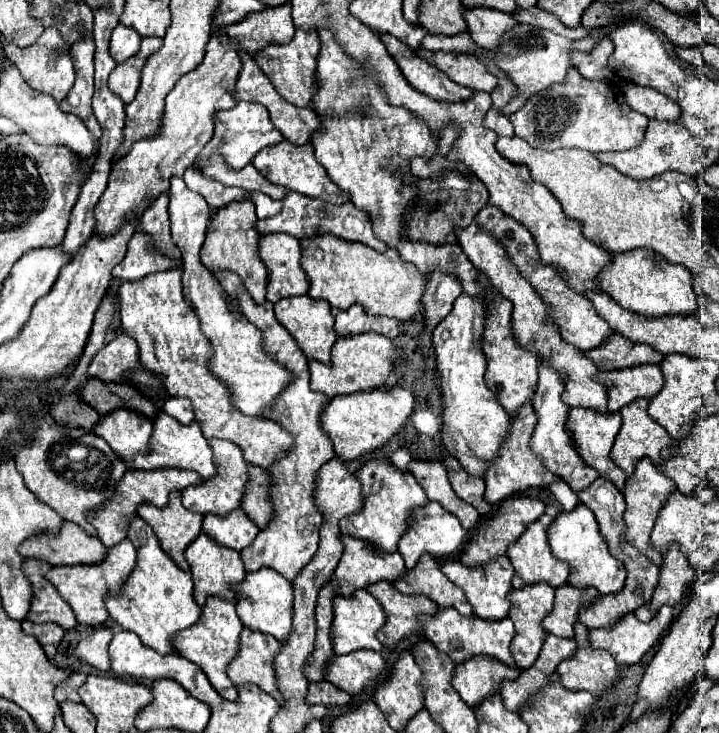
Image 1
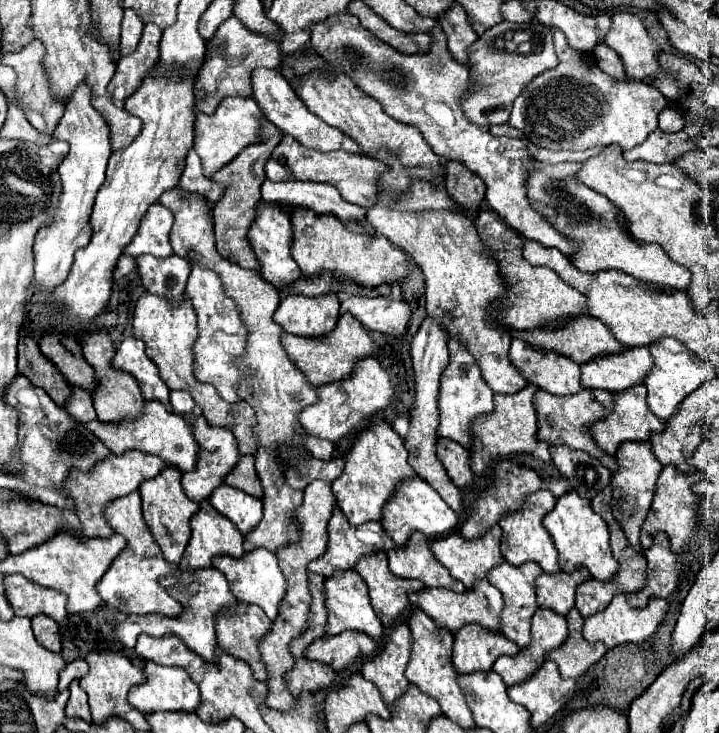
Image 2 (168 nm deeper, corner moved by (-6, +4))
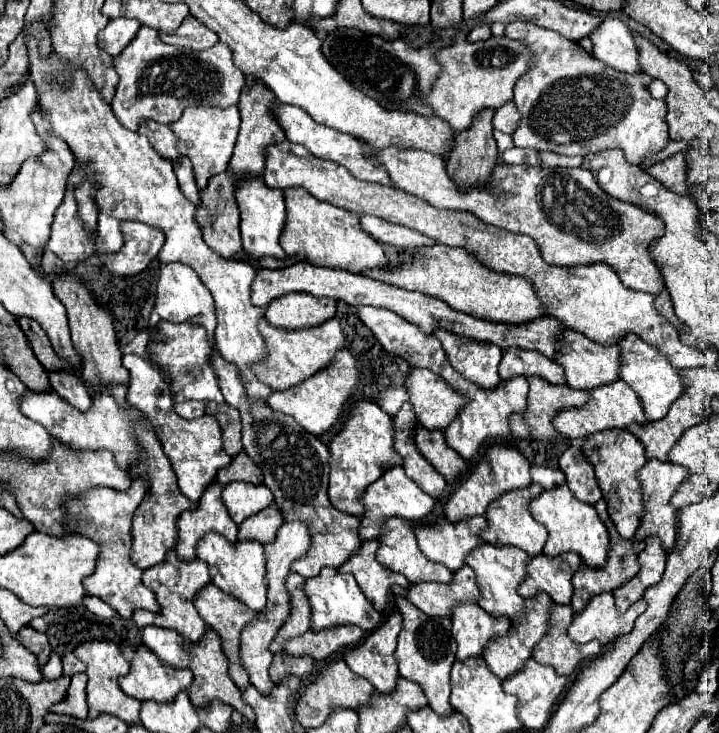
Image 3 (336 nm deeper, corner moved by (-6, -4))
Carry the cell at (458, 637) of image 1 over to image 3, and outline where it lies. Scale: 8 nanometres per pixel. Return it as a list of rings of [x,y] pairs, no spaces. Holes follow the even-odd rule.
[[[464,565],[454,573],[452,583],[414,583],[404,589],[406,599],[420,611],[432,617],[450,617],[452,607],[462,601],[478,601],[478,587],[474,581],[474,571]]]

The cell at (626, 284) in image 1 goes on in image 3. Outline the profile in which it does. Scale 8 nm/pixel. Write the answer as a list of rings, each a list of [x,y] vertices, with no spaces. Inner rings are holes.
[[[388,147],[376,153],[376,159],[390,173],[394,187],[428,201],[432,207],[470,211],[488,225],[524,233],[536,241],[542,259],[550,265],[572,267],[578,263],[608,263],[630,289],[652,295],[664,289],[662,275],[650,257],[650,247],[660,239],[660,233],[664,233],[664,223],[640,207],[610,197],[598,187],[596,177],[588,169],[544,169],[498,163],[488,185],[460,191],[460,187],[450,181],[446,161],[440,155]]]

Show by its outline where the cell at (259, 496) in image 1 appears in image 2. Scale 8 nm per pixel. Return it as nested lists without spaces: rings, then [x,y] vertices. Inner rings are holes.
[[[240,457],[238,467],[232,469],[232,473],[226,477],[224,483],[234,487],[234,489],[240,489],[240,491],[244,491],[256,499],[264,497],[262,483],[260,483],[256,469],[254,469],[254,457]]]

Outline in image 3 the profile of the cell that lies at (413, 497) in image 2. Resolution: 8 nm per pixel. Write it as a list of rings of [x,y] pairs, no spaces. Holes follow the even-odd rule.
[[[388,467],[376,483],[370,483],[368,491],[364,493],[364,515],[360,517],[358,535],[360,539],[378,539],[382,533],[382,517],[402,517],[412,523],[424,521],[434,511],[434,499],[424,493],[412,479],[406,477],[402,467]]]

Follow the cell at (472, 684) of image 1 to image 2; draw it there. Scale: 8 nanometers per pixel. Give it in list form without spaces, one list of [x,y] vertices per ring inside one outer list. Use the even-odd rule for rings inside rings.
[[[468,625],[456,635],[452,663],[460,675],[470,675],[476,671],[490,671],[498,657],[514,657],[518,651],[520,647],[504,635],[484,631],[478,625]]]

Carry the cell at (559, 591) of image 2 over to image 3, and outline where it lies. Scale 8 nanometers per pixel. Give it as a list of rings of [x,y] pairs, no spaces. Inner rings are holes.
[[[548,555],[528,557],[528,579],[520,585],[520,595],[534,597],[538,589],[546,591],[554,603],[570,605],[572,599],[572,575],[580,569],[582,559],[578,555],[560,555],[548,559]]]

